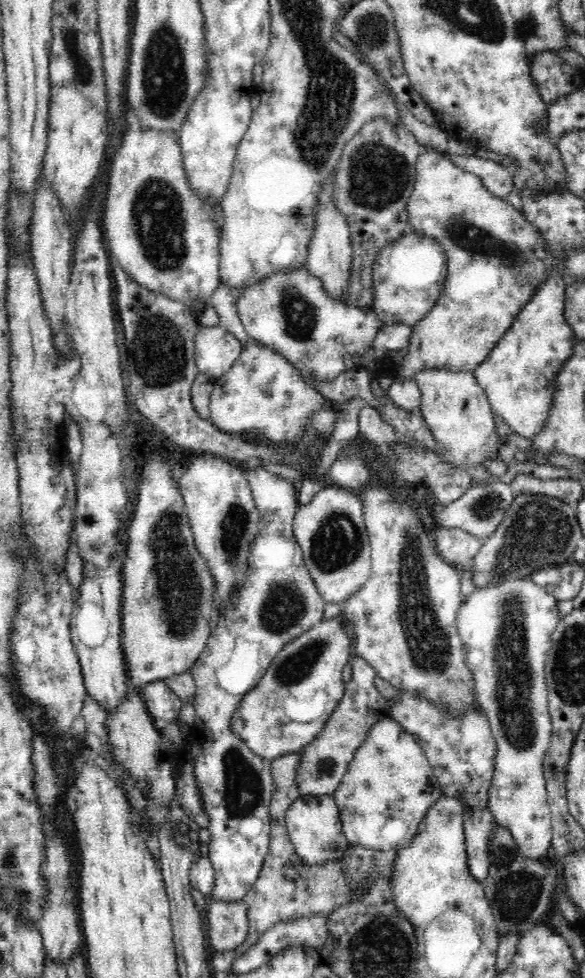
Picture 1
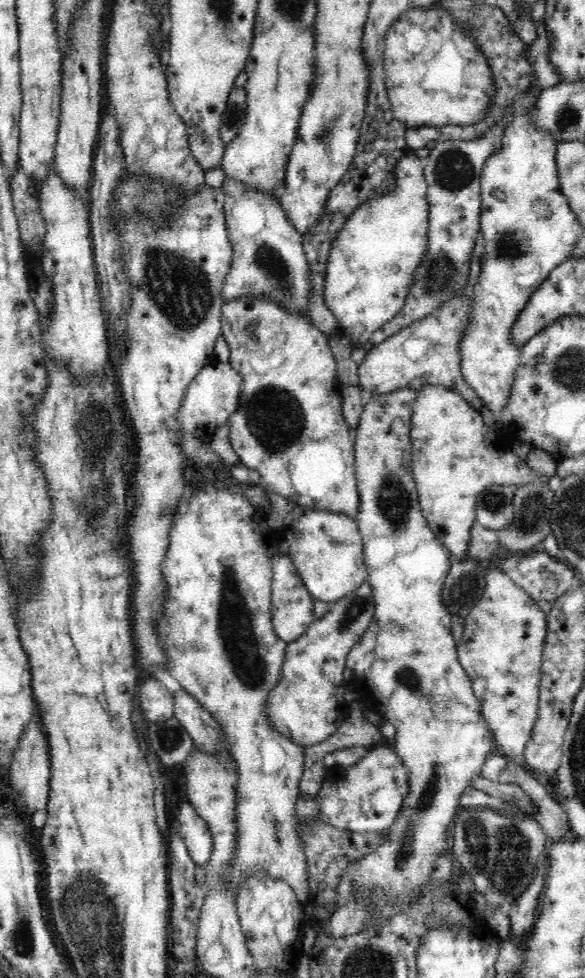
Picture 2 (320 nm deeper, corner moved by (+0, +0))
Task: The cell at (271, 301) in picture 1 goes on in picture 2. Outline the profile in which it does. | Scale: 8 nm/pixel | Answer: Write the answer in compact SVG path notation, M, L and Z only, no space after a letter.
M223 178L223 211L228 236L234 249L232 267L222 288L223 302L242 295L270 297L280 307L307 316L308 297L311 291L308 259L302 244L302 235L288 220L280 201L260 189L246 189L240 181Z

